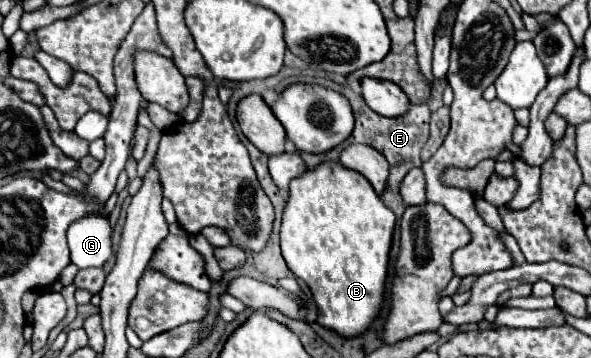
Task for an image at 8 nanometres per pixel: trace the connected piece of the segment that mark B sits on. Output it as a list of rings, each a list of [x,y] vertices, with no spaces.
[[[324,162],[316,170],[308,170],[300,178],[290,182],[290,198],[284,208],[280,226],[280,246],[288,268],[296,278],[302,278],[312,292],[318,308],[318,324],[334,330],[342,338],[364,334],[372,322],[380,316],[384,306],[384,290],[390,262],[392,234],[396,216],[384,206],[370,182],[342,164]]]

